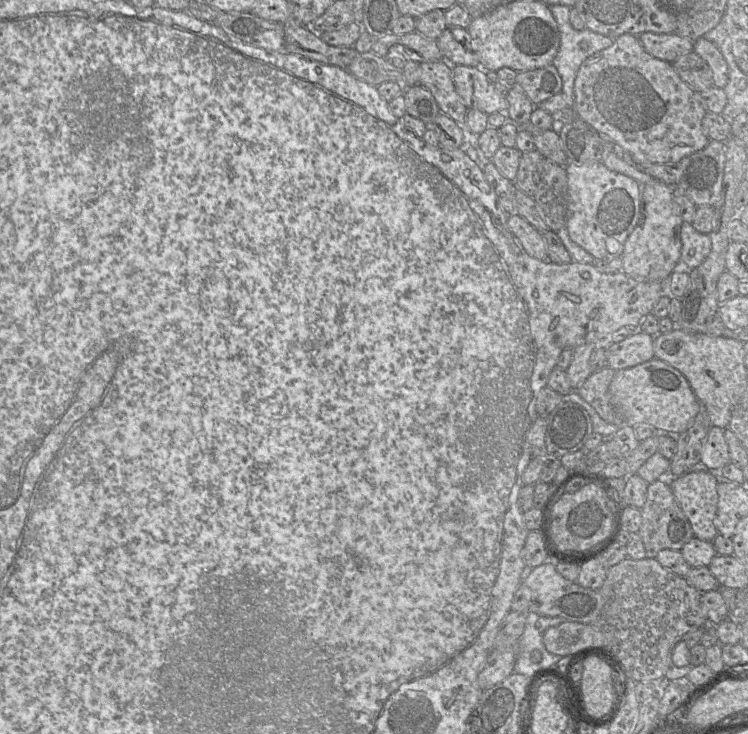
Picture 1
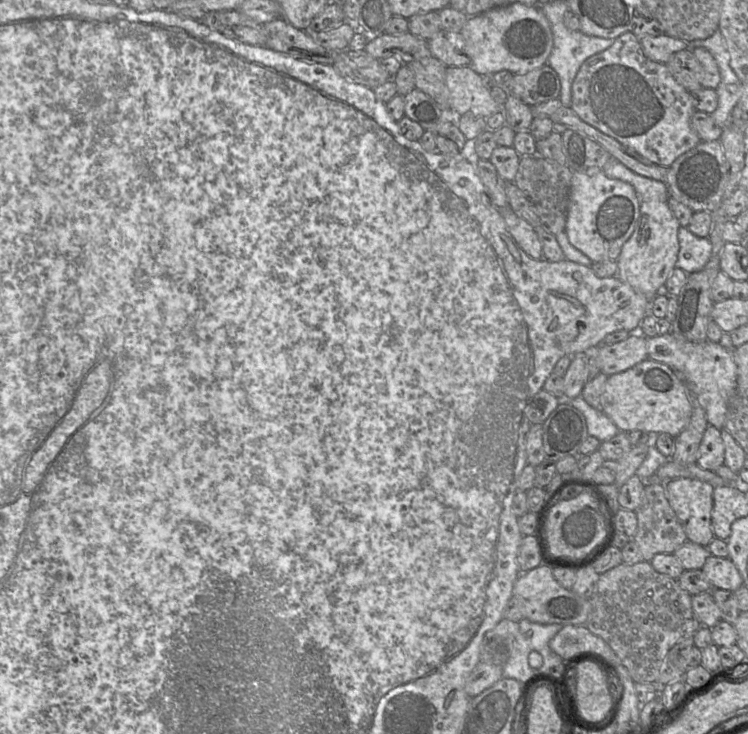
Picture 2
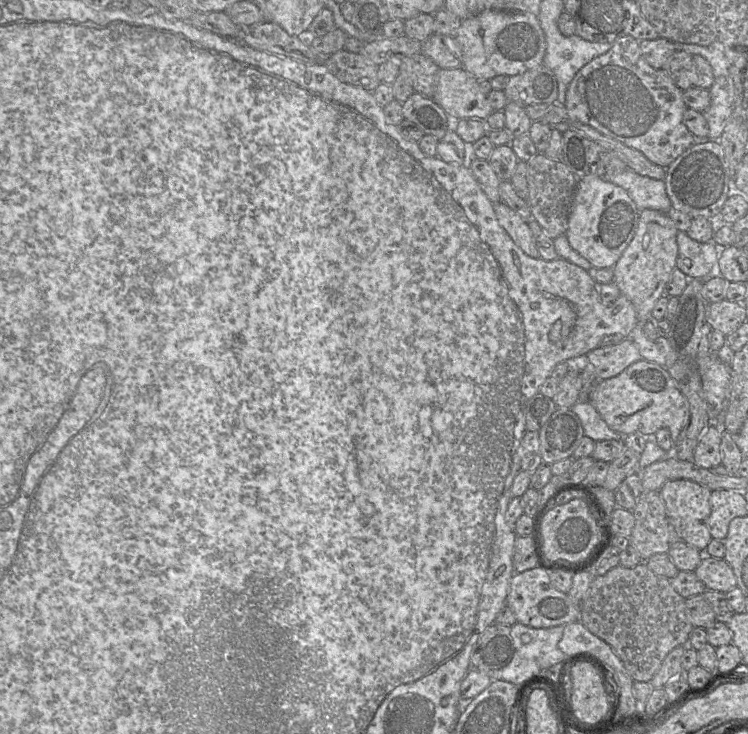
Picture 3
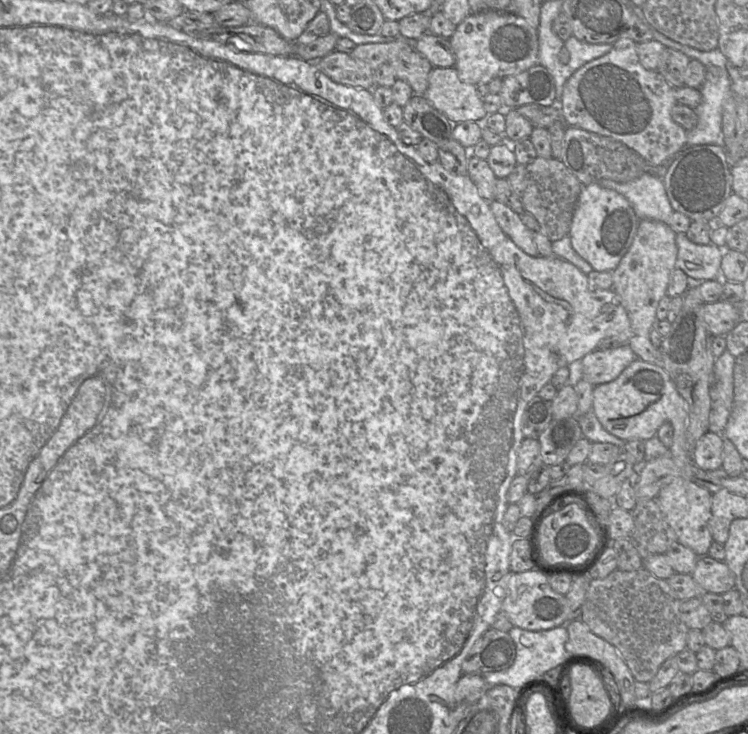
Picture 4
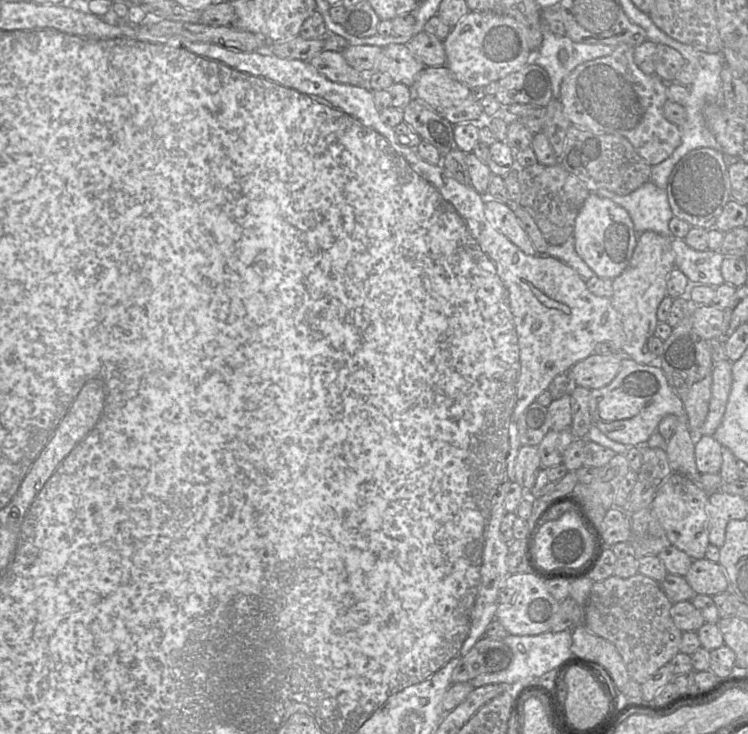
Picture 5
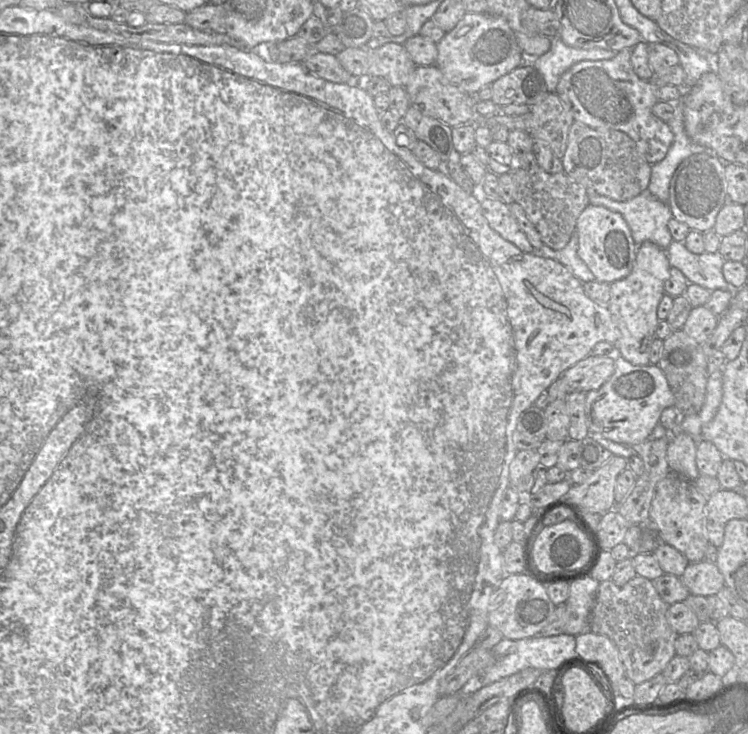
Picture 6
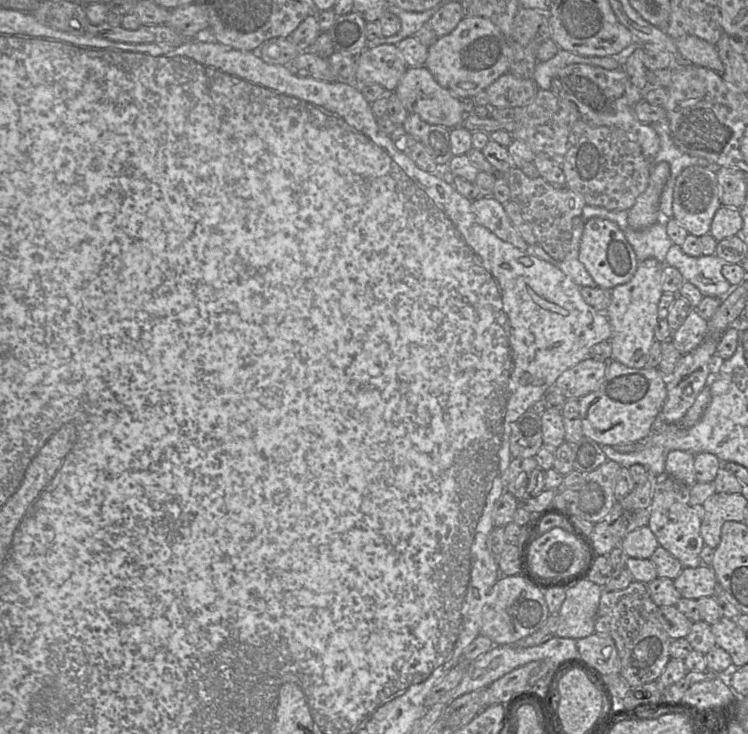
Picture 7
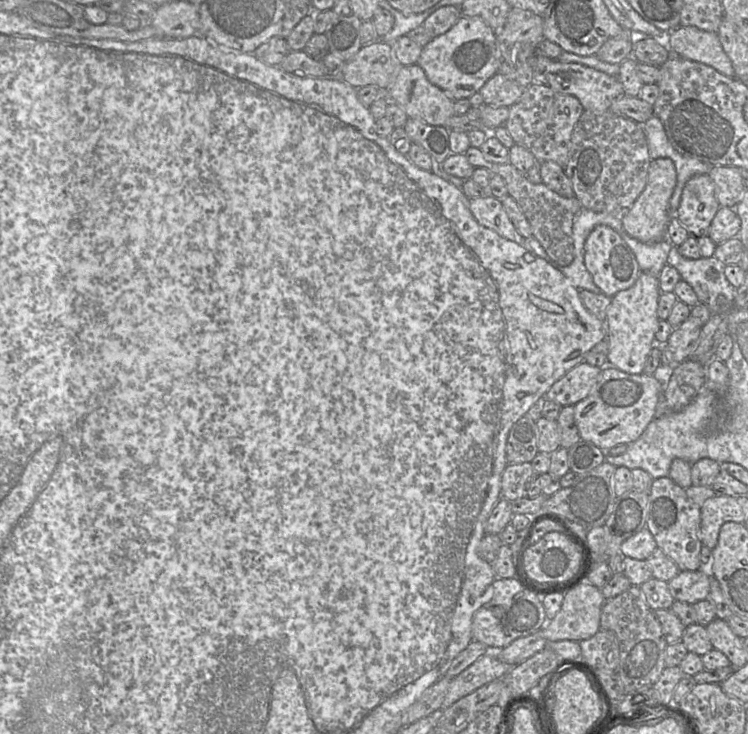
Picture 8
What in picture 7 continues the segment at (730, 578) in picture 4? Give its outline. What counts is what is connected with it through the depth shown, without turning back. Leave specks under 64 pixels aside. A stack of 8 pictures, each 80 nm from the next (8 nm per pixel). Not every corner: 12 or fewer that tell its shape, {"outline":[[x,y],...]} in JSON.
{"outline":[[705,564],[683,568],[673,582],[682,598],[713,597],[718,584]]}

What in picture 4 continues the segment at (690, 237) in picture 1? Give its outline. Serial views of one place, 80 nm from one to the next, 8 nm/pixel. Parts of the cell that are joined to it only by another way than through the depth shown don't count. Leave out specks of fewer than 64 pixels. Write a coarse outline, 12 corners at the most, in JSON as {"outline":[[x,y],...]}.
{"outline":[[677,233],[676,267],[698,280],[722,279],[724,249]]}

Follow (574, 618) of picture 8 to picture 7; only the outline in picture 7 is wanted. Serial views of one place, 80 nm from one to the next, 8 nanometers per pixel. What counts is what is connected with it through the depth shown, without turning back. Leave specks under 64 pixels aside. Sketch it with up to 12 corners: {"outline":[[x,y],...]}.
{"outline":[[588,578],[566,588],[557,637],[595,632],[602,590]]}

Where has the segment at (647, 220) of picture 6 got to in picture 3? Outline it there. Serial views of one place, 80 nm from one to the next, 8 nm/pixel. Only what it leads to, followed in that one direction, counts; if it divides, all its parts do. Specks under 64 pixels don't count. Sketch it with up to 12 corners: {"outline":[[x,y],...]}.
{"outline":[[630,169],[600,177],[625,189],[640,211],[672,208],[664,180]]}

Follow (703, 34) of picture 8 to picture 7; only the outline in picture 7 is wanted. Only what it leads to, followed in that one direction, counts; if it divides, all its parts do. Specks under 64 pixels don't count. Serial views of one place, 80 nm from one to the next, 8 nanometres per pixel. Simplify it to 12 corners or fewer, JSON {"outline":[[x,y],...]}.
{"outline":[[694,35],[674,39],[680,56],[722,75],[715,45]]}

